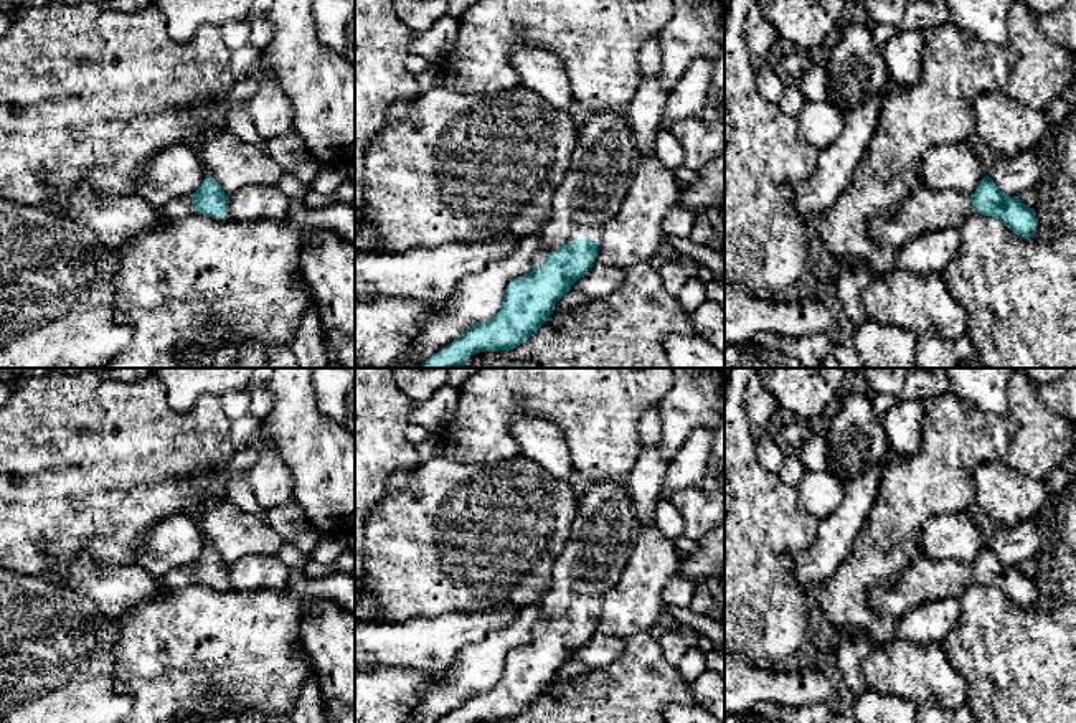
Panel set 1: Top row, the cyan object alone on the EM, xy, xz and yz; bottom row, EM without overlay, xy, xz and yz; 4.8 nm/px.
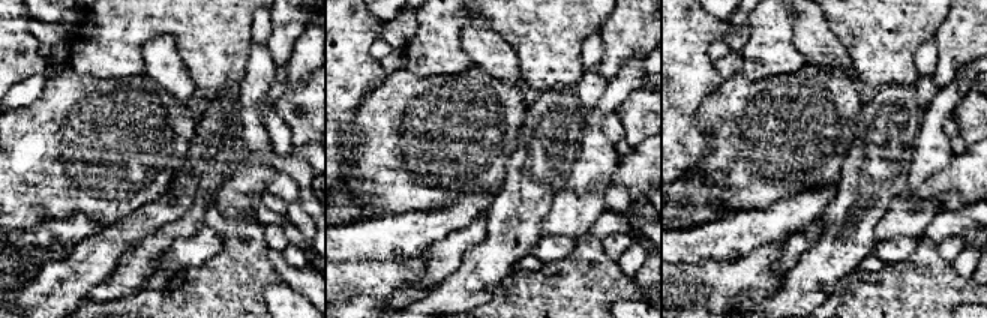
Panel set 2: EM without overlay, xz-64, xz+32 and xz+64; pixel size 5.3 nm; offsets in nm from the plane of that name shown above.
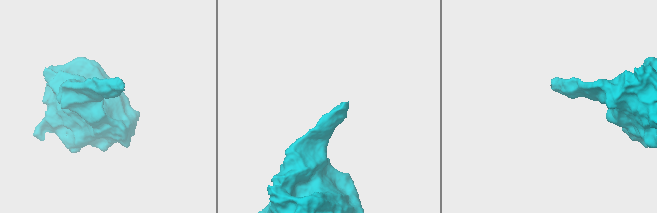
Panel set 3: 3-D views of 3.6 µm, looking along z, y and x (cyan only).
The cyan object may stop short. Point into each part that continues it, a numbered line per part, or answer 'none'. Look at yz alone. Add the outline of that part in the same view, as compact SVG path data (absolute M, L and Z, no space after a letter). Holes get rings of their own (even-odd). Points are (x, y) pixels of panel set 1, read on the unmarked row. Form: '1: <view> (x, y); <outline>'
1: yz (924, 580); M923 555L903 571L896 584L871 586L866 598L875 612L901 619L924 602L944 598L959 599L972 583L972 565L956 560L931 560Z

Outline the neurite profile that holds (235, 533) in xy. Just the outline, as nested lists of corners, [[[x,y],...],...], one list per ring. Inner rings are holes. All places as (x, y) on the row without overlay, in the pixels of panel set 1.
[[[226,499],[206,505],[198,522],[206,543],[229,566],[249,555],[277,556],[284,545],[269,523],[262,523],[259,517],[238,508]]]

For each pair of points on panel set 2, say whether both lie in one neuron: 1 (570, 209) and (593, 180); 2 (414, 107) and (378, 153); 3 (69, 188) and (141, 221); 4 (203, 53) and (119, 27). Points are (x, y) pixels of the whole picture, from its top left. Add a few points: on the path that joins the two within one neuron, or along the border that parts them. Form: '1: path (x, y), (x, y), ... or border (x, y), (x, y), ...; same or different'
1: path (578, 201), (584, 195), (585, 188); same
2: path (404, 119), (395, 128), (395, 137), (390, 141); same
3: border (159, 197), (104, 228); different
4: path (182, 32), (176, 26), (140, 26); same

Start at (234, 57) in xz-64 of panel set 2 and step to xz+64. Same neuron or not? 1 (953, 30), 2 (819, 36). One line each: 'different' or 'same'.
1: different
2: different

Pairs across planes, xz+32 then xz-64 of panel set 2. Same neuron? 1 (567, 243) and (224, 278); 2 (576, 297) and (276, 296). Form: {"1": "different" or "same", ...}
{"1": "different", "2": "different"}

